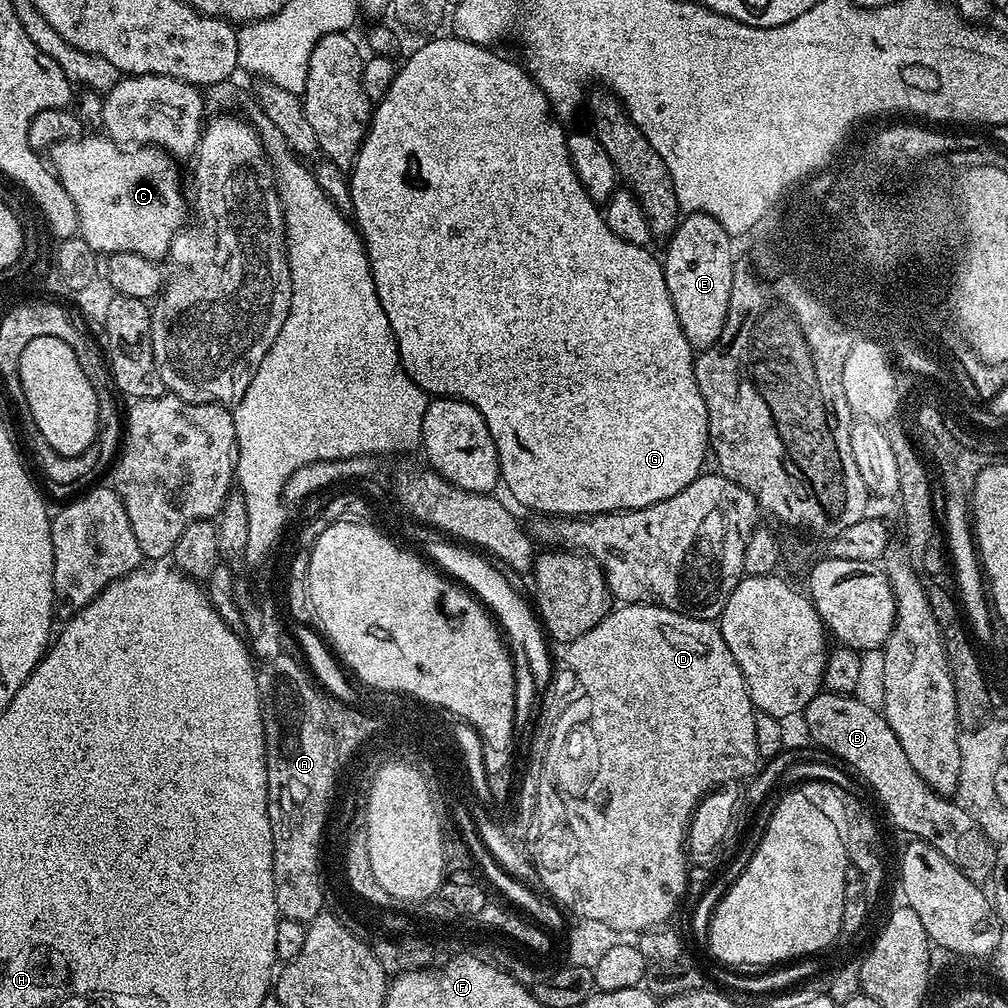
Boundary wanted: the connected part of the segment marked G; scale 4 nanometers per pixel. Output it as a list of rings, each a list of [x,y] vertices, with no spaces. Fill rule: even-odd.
[[[444,34],[439,38],[428,38],[412,55],[409,55],[396,70],[396,77],[386,90],[386,94],[375,105],[371,121],[368,125],[368,133],[360,147],[360,153],[356,156],[356,163],[350,169],[352,175],[352,212],[354,223],[360,233],[360,239],[364,242],[364,249],[368,255],[368,265],[374,278],[374,290],[378,294],[378,302],[382,302],[382,310],[386,310],[386,318],[392,327],[392,333],[398,346],[400,364],[406,370],[406,374],[419,388],[436,398],[456,398],[465,400],[470,406],[474,406],[482,414],[490,434],[494,438],[494,446],[498,450],[498,462],[500,463],[500,480],[508,487],[508,492],[524,508],[533,508],[536,514],[547,514],[552,518],[587,518],[598,516],[605,512],[623,512],[625,508],[645,508],[654,502],[662,502],[674,498],[690,482],[694,482],[705,471],[704,455],[710,452],[708,438],[708,415],[706,414],[706,402],[702,398],[702,390],[698,390],[696,381],[696,362],[691,350],[691,342],[683,333],[679,325],[678,316],[674,310],[674,302],[670,298],[670,292],[666,286],[663,263],[645,245],[632,245],[614,234],[614,230],[607,225],[605,213],[601,205],[594,203],[590,194],[584,188],[584,183],[578,178],[578,174],[572,165],[572,159],[568,153],[568,136],[559,119],[554,115],[552,102],[547,94],[536,85],[535,80],[519,63],[507,60],[504,56],[492,52],[491,47],[474,42],[461,40],[455,34]]]

